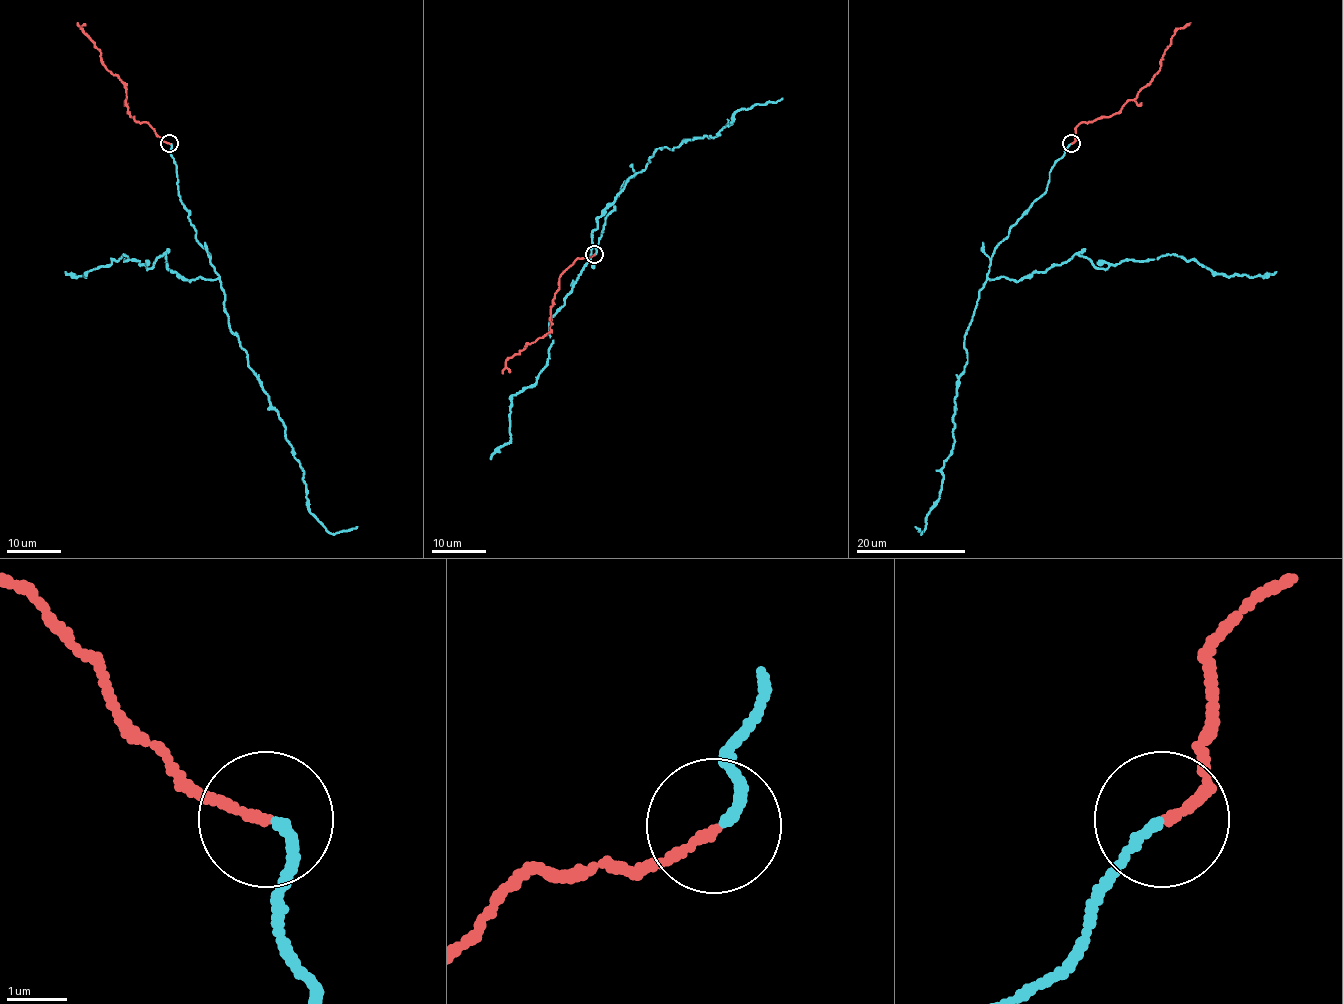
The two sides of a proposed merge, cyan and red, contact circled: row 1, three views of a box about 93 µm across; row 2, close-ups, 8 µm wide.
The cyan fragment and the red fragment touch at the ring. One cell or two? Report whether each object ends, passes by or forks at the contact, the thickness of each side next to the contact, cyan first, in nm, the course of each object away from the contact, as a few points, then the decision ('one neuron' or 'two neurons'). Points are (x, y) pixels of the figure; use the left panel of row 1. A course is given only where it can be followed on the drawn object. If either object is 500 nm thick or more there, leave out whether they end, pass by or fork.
cyan ends; red ends; calibres 140 and 140 nm; course cyan (170, 144), (180, 201), (218, 276), (188, 281), (165, 254), (148, 269), (124, 254), (86, 277), (65, 272); course red (169, 144), (147, 122), (136, 122), (129, 115), (125, 85), (105, 66), (101, 52), (77, 22); one neuron

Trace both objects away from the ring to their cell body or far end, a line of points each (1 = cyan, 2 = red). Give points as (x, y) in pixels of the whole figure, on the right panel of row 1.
1: (1071, 144), (996, 247), (989, 280), (1019, 281), (1075, 254), (1102, 269), (1176, 254), (1227, 276), (1277, 272)
2: (1071, 144), (1075, 141), (1075, 127), (1080, 122), (1107, 118), (1133, 100), (1161, 66), (1170, 39), (1191, 22)

